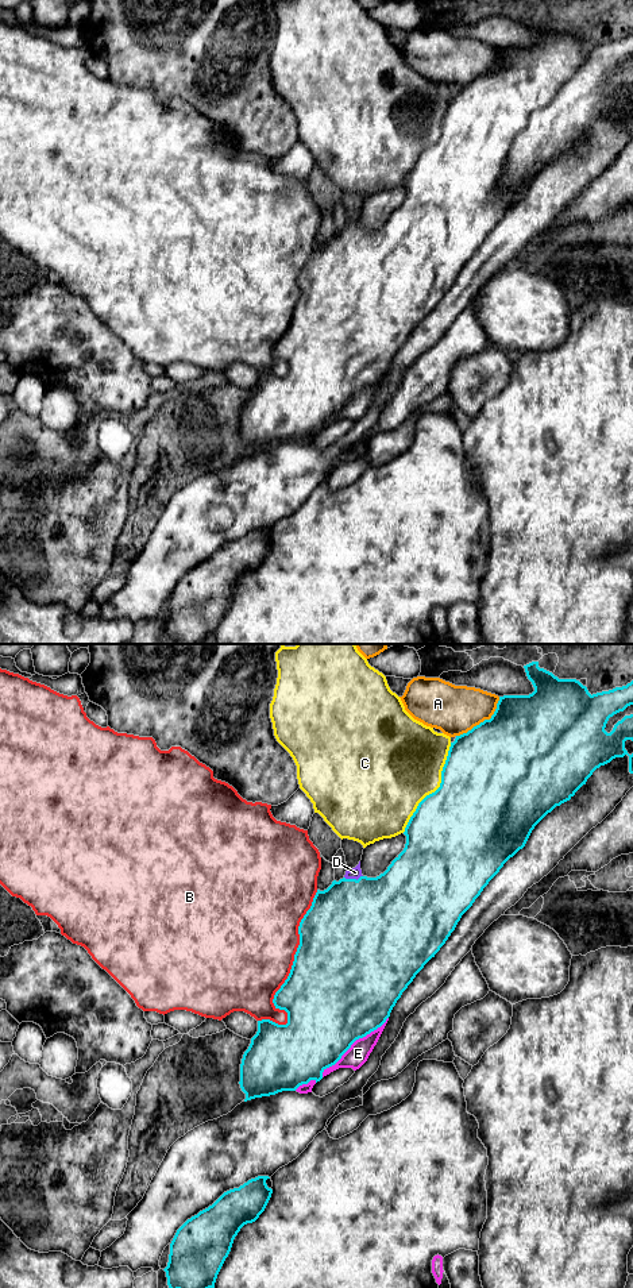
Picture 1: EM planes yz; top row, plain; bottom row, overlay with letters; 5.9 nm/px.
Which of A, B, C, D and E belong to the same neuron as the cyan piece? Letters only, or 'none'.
D

